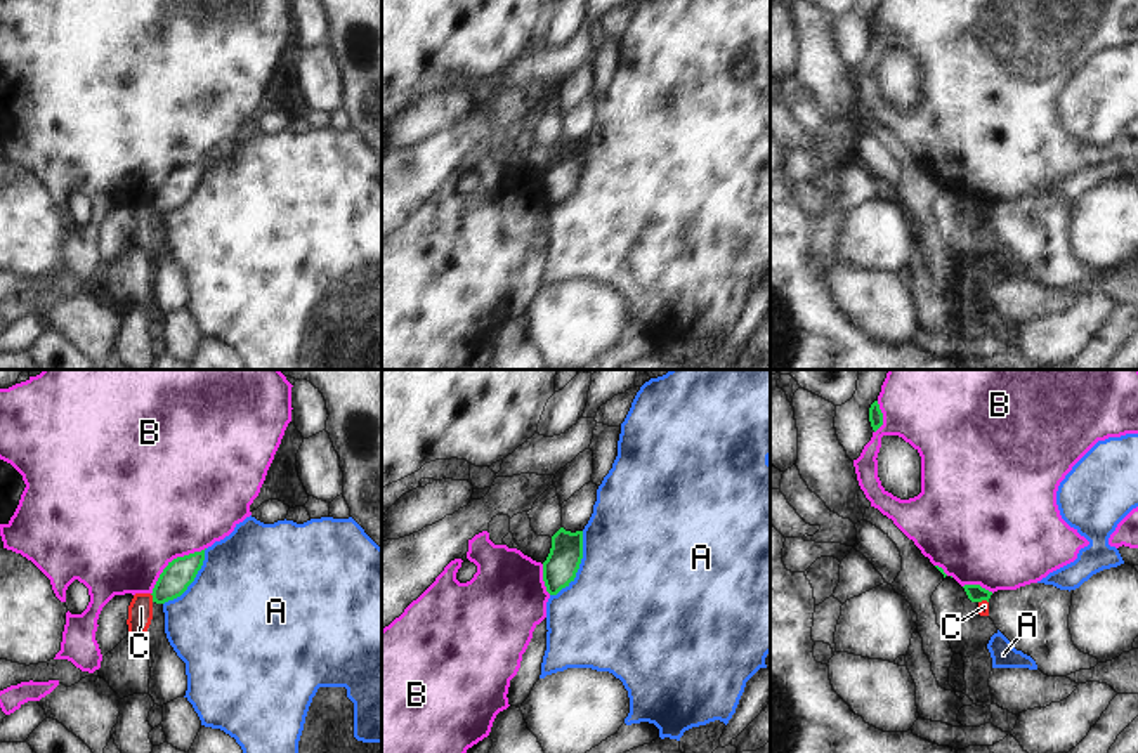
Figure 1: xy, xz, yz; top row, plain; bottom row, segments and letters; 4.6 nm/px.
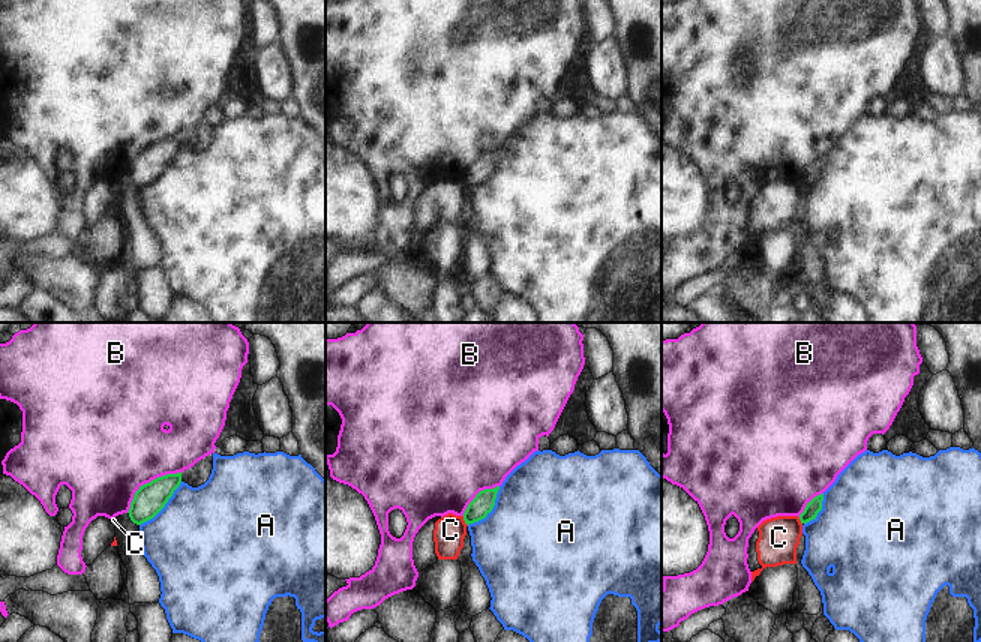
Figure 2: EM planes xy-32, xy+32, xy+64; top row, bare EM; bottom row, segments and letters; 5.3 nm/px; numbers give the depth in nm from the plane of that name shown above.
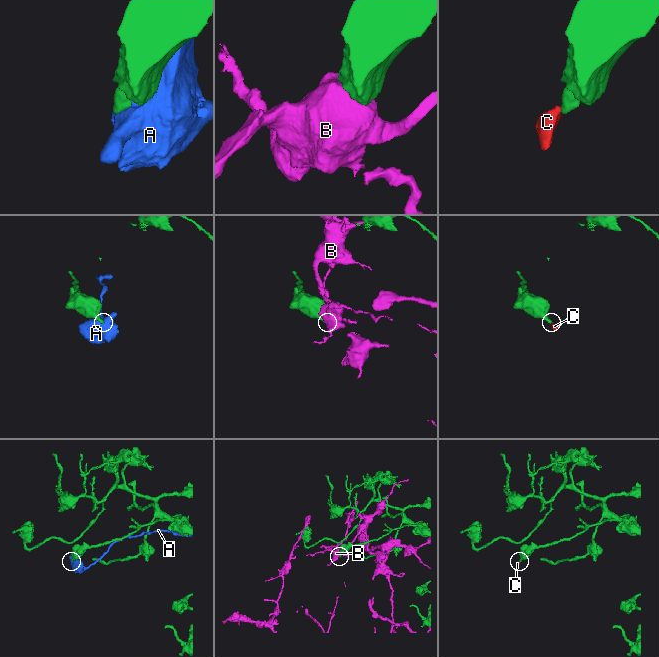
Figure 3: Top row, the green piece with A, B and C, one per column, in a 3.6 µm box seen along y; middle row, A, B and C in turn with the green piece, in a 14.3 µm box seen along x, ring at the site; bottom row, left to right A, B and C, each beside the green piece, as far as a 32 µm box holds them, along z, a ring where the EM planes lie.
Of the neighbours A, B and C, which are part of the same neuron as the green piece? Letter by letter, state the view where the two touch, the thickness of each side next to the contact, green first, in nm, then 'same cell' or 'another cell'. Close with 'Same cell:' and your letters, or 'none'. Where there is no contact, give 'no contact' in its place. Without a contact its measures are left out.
A: xz | 160/500 nm | another cell
B: xy | 140/500 nm | another cell
C: xy | 140/110 nm | another cell
Same cell: none

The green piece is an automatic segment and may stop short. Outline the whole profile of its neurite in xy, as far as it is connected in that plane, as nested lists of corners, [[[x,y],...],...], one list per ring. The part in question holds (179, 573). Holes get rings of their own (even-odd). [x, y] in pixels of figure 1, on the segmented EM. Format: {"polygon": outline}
{"polygon": [[[205,550],[177,557],[163,569],[154,588],[153,602],[165,604],[180,597],[194,581],[205,560]]]}

